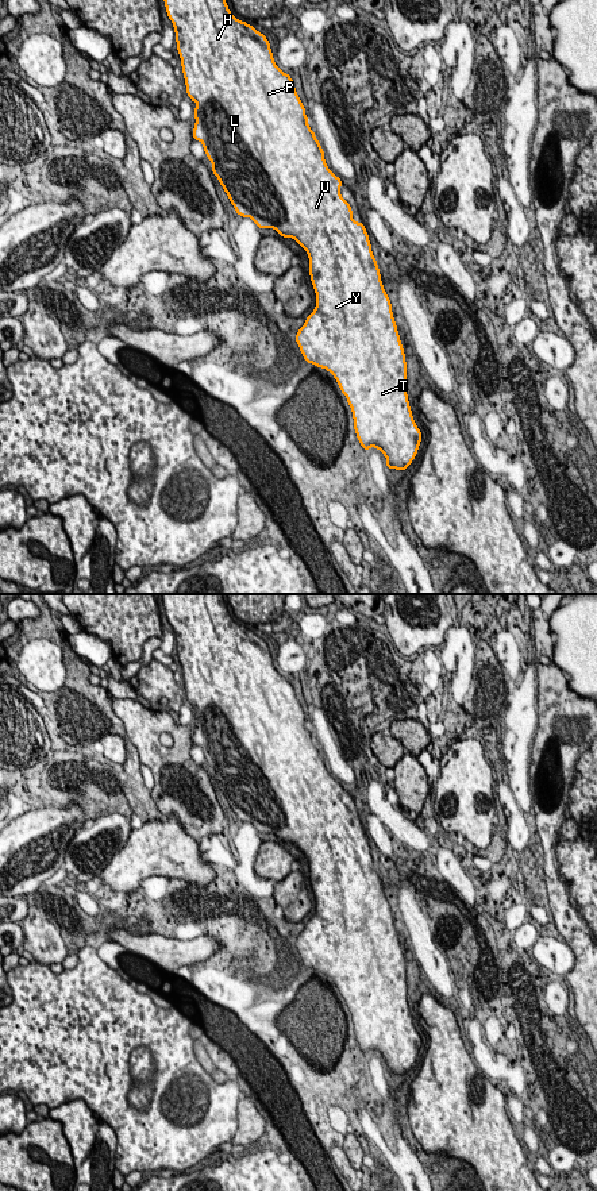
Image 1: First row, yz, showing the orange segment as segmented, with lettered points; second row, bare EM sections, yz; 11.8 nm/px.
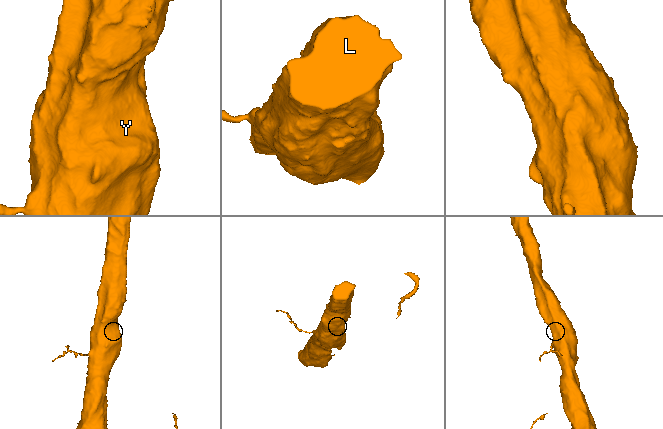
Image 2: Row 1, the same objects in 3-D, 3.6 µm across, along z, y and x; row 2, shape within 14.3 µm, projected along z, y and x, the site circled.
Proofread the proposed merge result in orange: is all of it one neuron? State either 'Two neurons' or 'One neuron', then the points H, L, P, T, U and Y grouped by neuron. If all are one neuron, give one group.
One neuron. Groups: H L P T U Y

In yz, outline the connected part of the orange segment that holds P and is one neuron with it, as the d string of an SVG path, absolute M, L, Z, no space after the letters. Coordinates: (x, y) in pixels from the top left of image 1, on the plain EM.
M223 594L161 596L174 631L186 698L199 709L194 712L193 744L203 748L212 776L236 818L251 822L258 833L274 833L282 843L293 843L308 859L316 913L296 940L305 967L326 974L336 984L351 1013L354 1034L363 1055L375 1052L386 1061L386 1074L407 1075L416 1063L423 1041L408 1006L407 967L392 909L366 832L353 825L351 812L339 797L343 787L326 768L290 679L276 670L266 641L230 617Z

